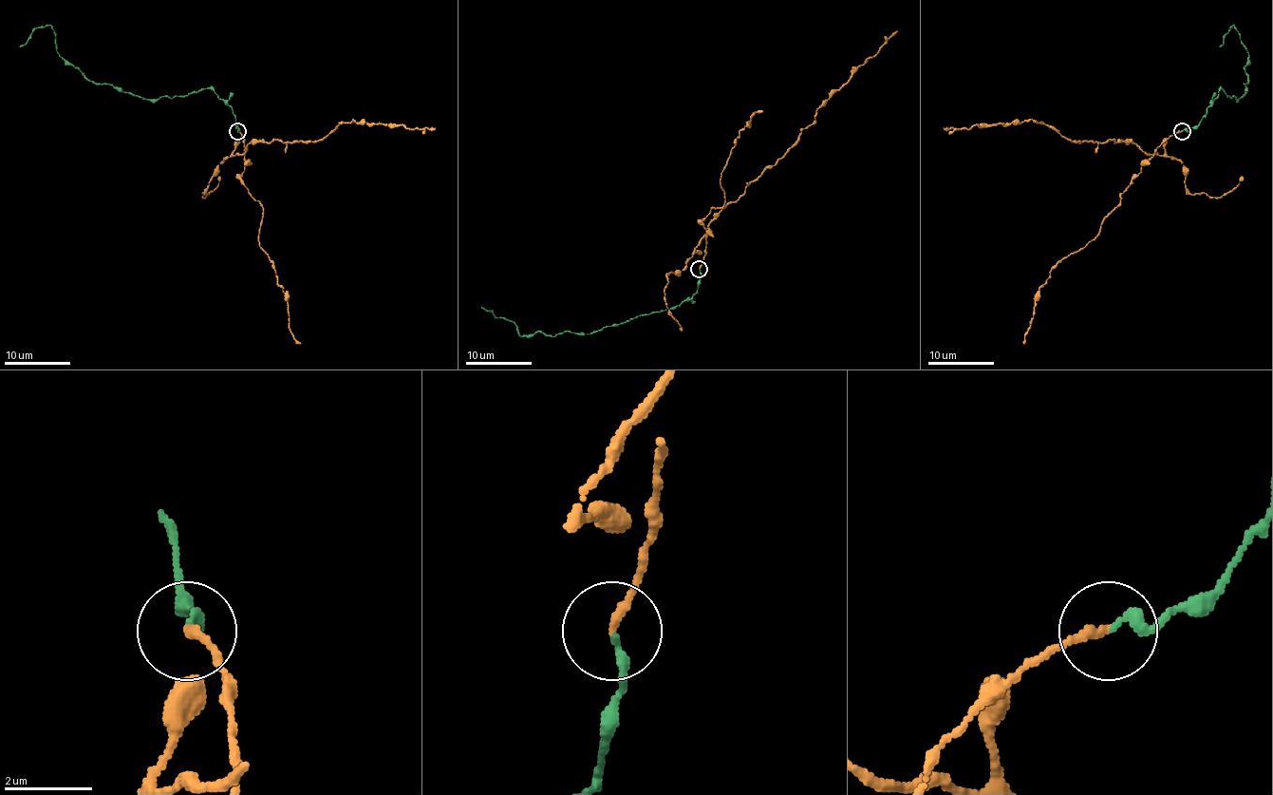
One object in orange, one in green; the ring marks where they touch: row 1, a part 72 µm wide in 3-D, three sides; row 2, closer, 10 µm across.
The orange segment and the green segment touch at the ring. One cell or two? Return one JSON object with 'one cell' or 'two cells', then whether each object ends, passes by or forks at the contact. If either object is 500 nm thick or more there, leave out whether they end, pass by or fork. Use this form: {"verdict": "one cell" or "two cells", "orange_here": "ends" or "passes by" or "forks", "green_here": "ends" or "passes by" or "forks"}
{"verdict": "one cell", "orange_here": "ends", "green_here": "ends"}

